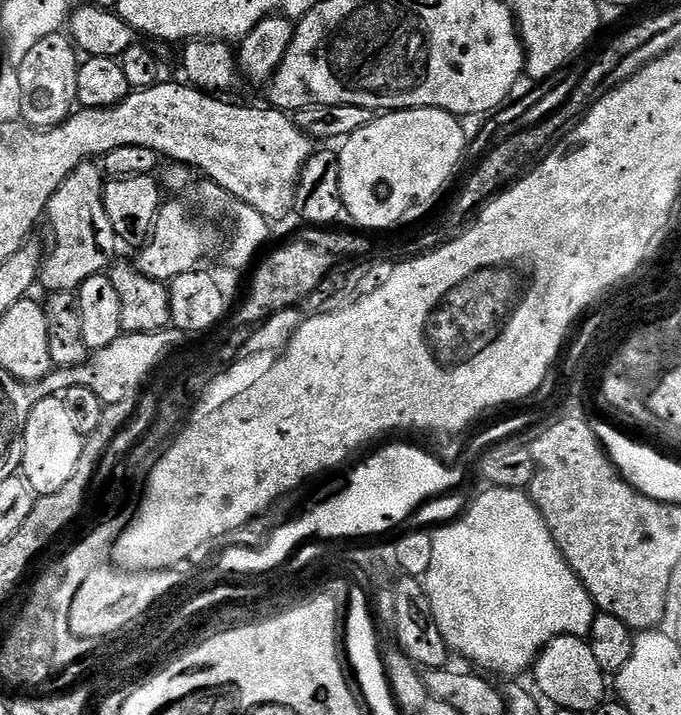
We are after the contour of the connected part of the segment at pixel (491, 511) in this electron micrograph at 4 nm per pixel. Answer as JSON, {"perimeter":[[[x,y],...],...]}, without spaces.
{"perimeter":[[[489,487],[487,489],[489,492],[484,492],[481,494],[480,497],[477,498],[476,501],[473,502],[472,505],[468,508],[468,513],[465,514],[464,517],[461,518],[461,520],[456,520],[453,522],[453,524],[448,524],[445,526],[445,528],[435,529],[435,531],[432,532],[432,541],[434,542],[434,555],[432,557],[432,561],[430,561],[430,570],[428,573],[422,577],[422,583],[424,586],[424,590],[426,594],[429,596],[430,600],[430,606],[432,607],[434,618],[436,619],[438,630],[441,631],[442,638],[445,639],[445,642],[448,643],[449,649],[455,655],[458,657],[465,656],[466,659],[469,660],[472,665],[475,666],[477,669],[483,670],[485,673],[488,672],[497,672],[500,676],[512,676],[508,678],[516,678],[519,676],[516,676],[519,674],[519,672],[524,672],[533,667],[536,663],[536,657],[540,655],[540,651],[544,649],[548,643],[553,640],[554,638],[558,638],[559,636],[579,636],[581,638],[587,637],[588,631],[592,629],[592,623],[594,622],[594,618],[598,614],[598,609],[596,606],[596,603],[593,602],[593,600],[590,598],[590,594],[586,590],[586,586],[582,581],[579,580],[579,578],[574,574],[574,570],[569,566],[569,564],[566,562],[566,558],[560,553],[558,550],[558,546],[554,542],[554,538],[550,534],[550,530],[548,529],[548,524],[546,521],[542,518],[542,514],[537,510],[536,503],[533,502],[531,495],[527,491],[524,490],[517,490],[515,488],[497,488],[497,487]]]}

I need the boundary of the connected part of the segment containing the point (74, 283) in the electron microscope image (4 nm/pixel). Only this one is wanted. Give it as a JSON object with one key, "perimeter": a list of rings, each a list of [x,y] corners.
{"perimeter":[[[89,162],[78,165],[68,175],[66,182],[54,190],[46,213],[46,224],[48,220],[52,227],[53,248],[47,249],[38,281],[39,287],[45,288],[45,293],[76,292],[86,278],[107,273],[117,259],[118,241],[114,226],[110,226],[110,217],[106,214],[105,183],[103,167],[99,163]]]}

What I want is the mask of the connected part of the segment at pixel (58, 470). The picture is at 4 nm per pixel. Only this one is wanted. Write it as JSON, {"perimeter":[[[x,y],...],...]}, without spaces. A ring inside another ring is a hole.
{"perimeter":[[[59,395],[46,396],[32,407],[24,435],[22,474],[30,482],[37,497],[54,494],[74,478],[84,446],[85,437],[78,426],[74,426],[67,399]]]}

